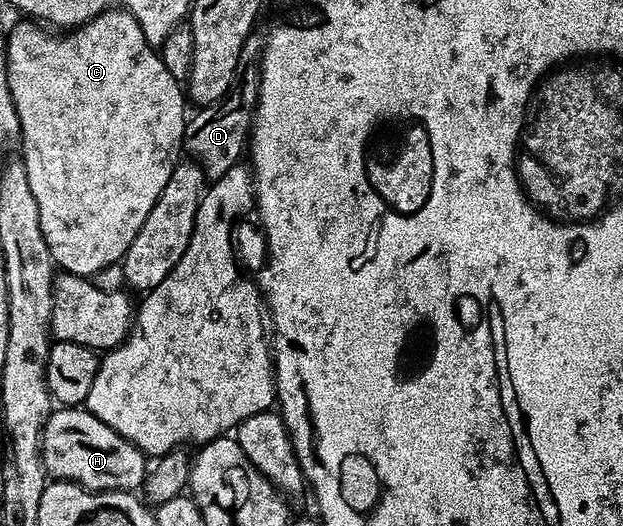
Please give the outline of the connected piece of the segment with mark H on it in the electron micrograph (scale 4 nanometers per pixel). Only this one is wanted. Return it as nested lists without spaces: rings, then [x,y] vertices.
[[[58,407],[46,420],[42,432],[42,465],[51,478],[75,481],[84,489],[124,489],[138,491],[143,488],[148,472],[148,458],[131,441],[124,439],[108,423],[96,419],[85,407]]]

